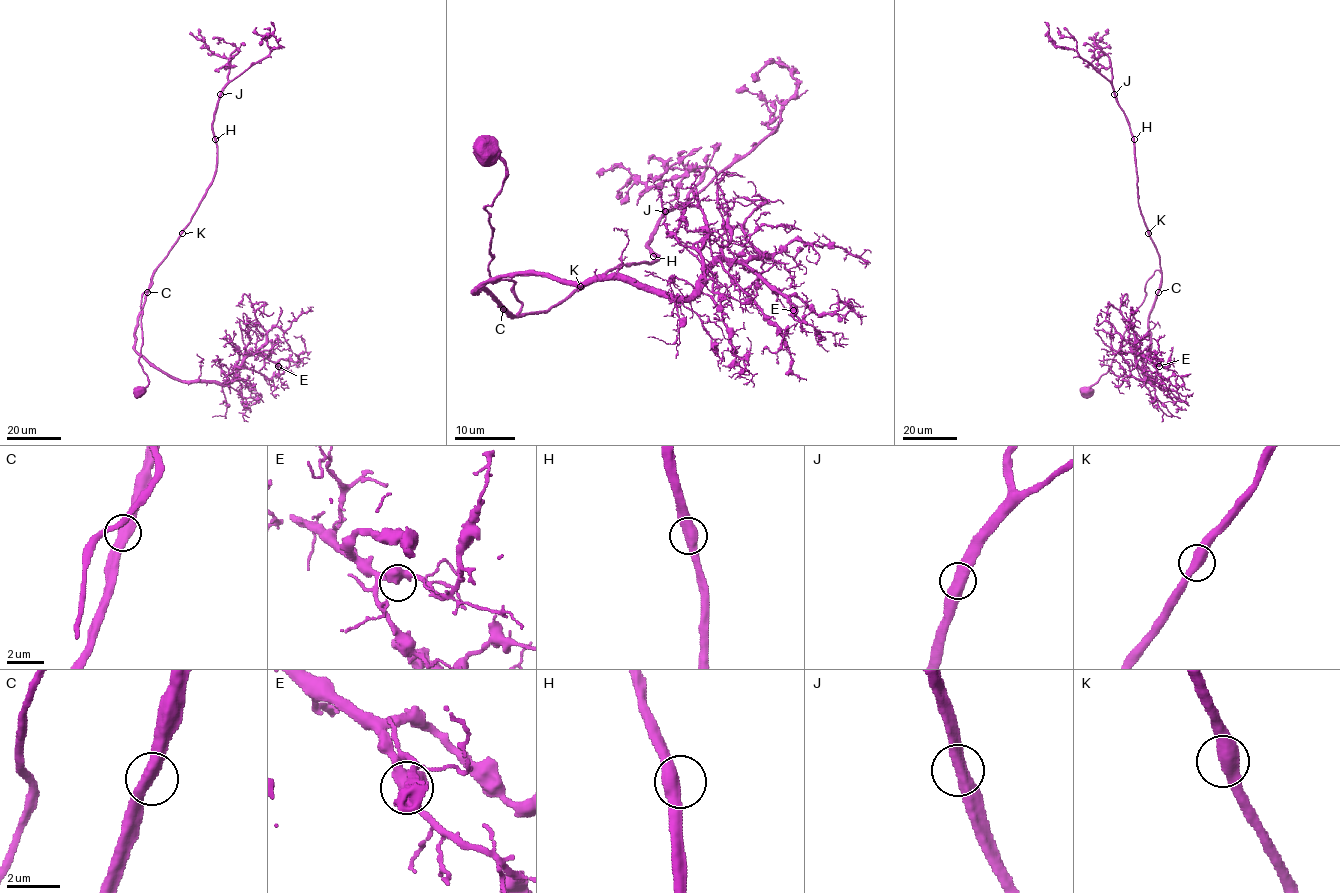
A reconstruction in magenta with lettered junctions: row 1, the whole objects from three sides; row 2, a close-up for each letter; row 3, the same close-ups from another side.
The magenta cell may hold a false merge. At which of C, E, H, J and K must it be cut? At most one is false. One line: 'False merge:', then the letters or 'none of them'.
False merge: none of them

